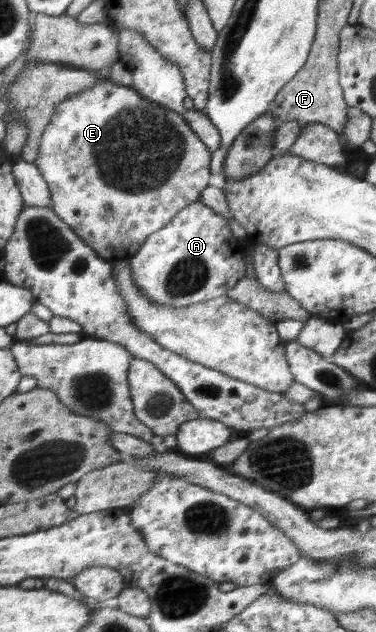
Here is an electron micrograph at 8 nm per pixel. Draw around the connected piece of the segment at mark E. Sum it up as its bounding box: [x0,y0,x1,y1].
[33,80,211,263]

